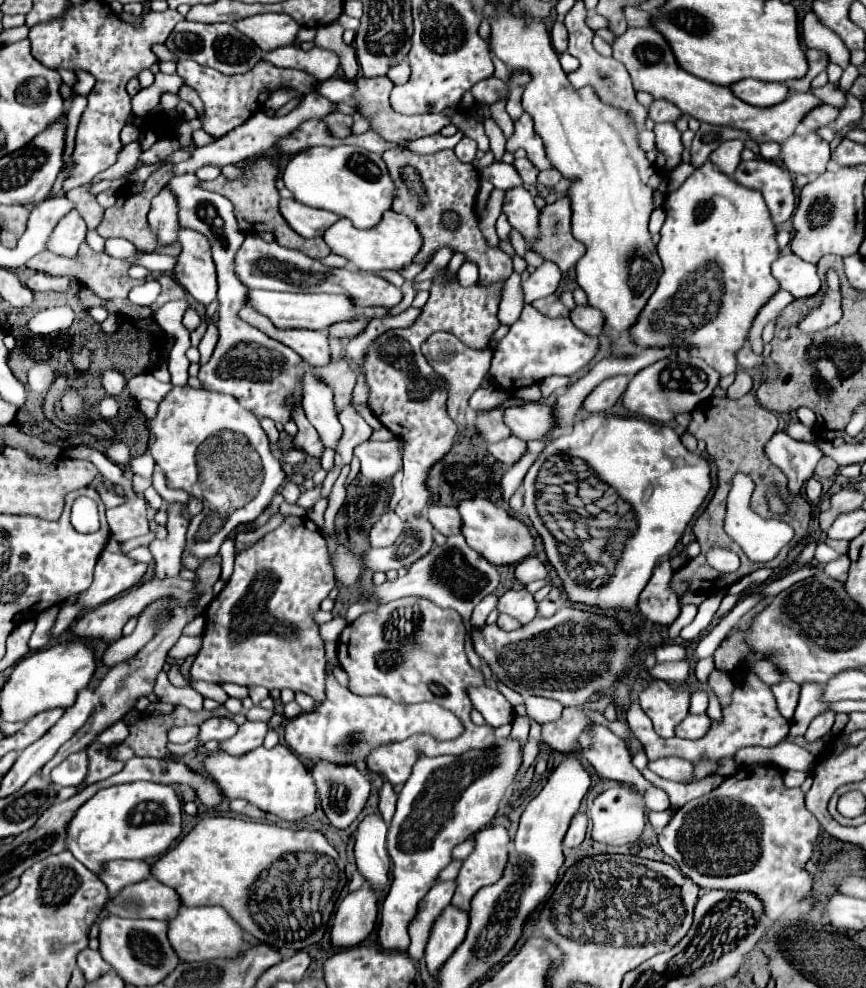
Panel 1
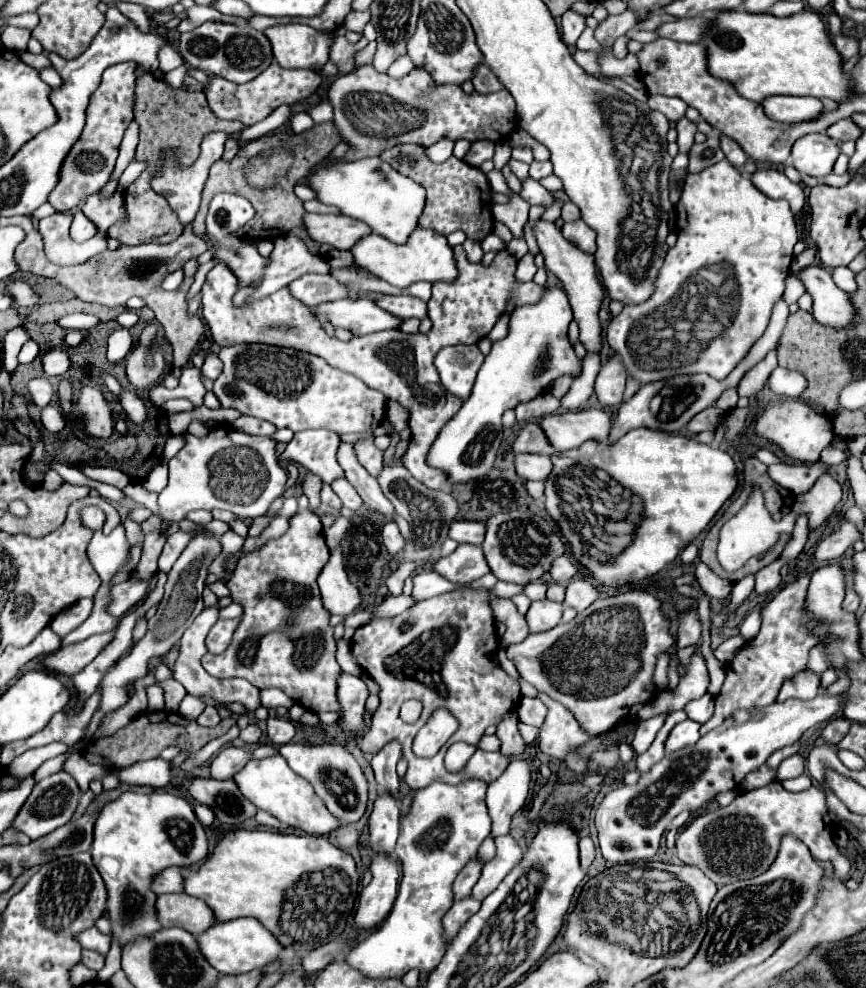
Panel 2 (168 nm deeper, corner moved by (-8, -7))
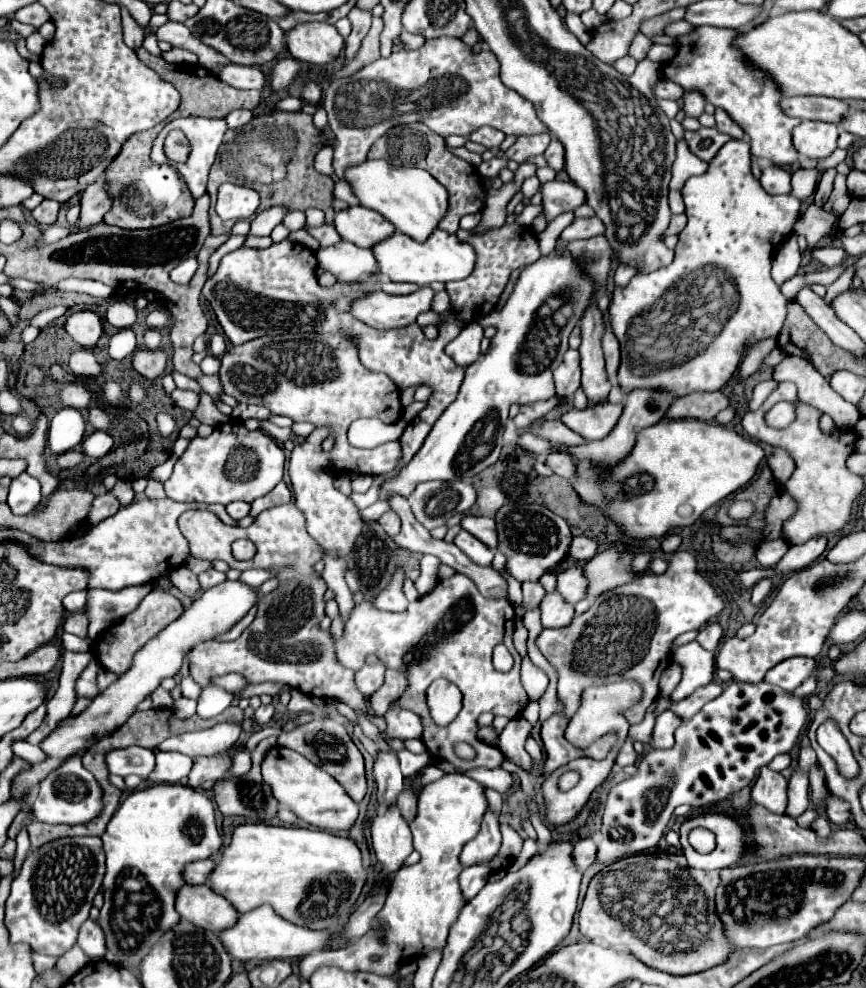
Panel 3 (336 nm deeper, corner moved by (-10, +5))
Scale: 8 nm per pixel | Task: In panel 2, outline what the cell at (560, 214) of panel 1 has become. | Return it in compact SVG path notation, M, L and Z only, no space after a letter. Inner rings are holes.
M577 219L577 221L567 221L565 225L563 225L563 229L561 229L561 233L563 233L563 237L567 239L567 241L571 241L575 247L579 247L581 251L585 251L585 253L595 253L595 233L581 221L581 219Z

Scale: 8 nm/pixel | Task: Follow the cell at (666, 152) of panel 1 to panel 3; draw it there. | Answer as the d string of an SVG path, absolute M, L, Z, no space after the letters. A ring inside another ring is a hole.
M687 91L683 95L683 111L687 113L687 117L699 117L703 113L703 107L705 107L705 97L699 93L699 91Z

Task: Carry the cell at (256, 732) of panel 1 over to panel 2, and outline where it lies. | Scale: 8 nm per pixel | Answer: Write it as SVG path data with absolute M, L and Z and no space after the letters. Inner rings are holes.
M227 745L211 763L211 777L213 779L231 779L237 771L241 771L251 761L251 751L243 747Z

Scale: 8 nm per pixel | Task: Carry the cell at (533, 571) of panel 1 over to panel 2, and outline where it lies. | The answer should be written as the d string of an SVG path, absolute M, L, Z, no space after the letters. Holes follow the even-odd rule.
M563 555L557 561L553 561L553 565L549 569L549 575L551 575L551 581L567 583L569 579L573 579L577 575L577 571L579 571L579 565L573 561L573 557Z

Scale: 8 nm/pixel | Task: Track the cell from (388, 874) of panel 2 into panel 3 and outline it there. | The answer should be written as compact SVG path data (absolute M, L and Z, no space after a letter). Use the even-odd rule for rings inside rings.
M397 803L389 805L373 819L371 841L379 863L383 863L381 877L391 877L393 873L397 873L403 861L413 851L409 825L403 819Z

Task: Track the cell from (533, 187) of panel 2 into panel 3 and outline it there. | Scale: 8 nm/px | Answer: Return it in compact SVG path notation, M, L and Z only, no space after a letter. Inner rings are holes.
M555 179L541 185L541 191L543 191L543 207L549 221L565 211L575 211L585 203L583 189L579 189L579 185L575 185L573 181Z

